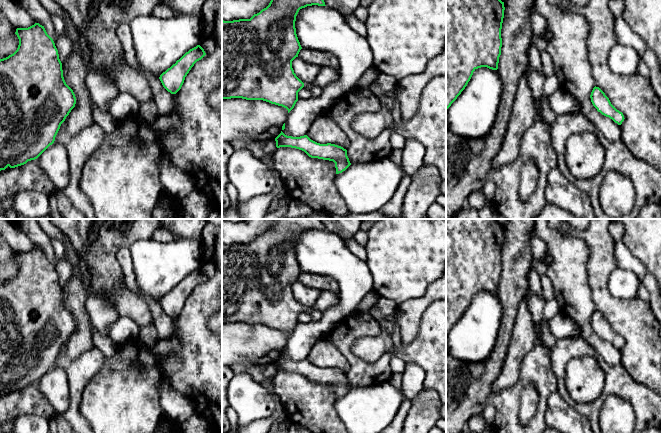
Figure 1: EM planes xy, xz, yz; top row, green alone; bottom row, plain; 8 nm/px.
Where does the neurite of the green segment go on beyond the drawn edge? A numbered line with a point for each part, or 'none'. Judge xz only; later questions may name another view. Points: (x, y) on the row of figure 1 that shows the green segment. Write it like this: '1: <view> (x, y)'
1: xz (327, 75)

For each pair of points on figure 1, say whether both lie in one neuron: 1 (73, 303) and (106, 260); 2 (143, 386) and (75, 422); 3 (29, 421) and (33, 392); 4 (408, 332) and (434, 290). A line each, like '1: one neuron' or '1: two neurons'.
1: two neurons
2: two neurons
3: two neurons
4: one neuron

